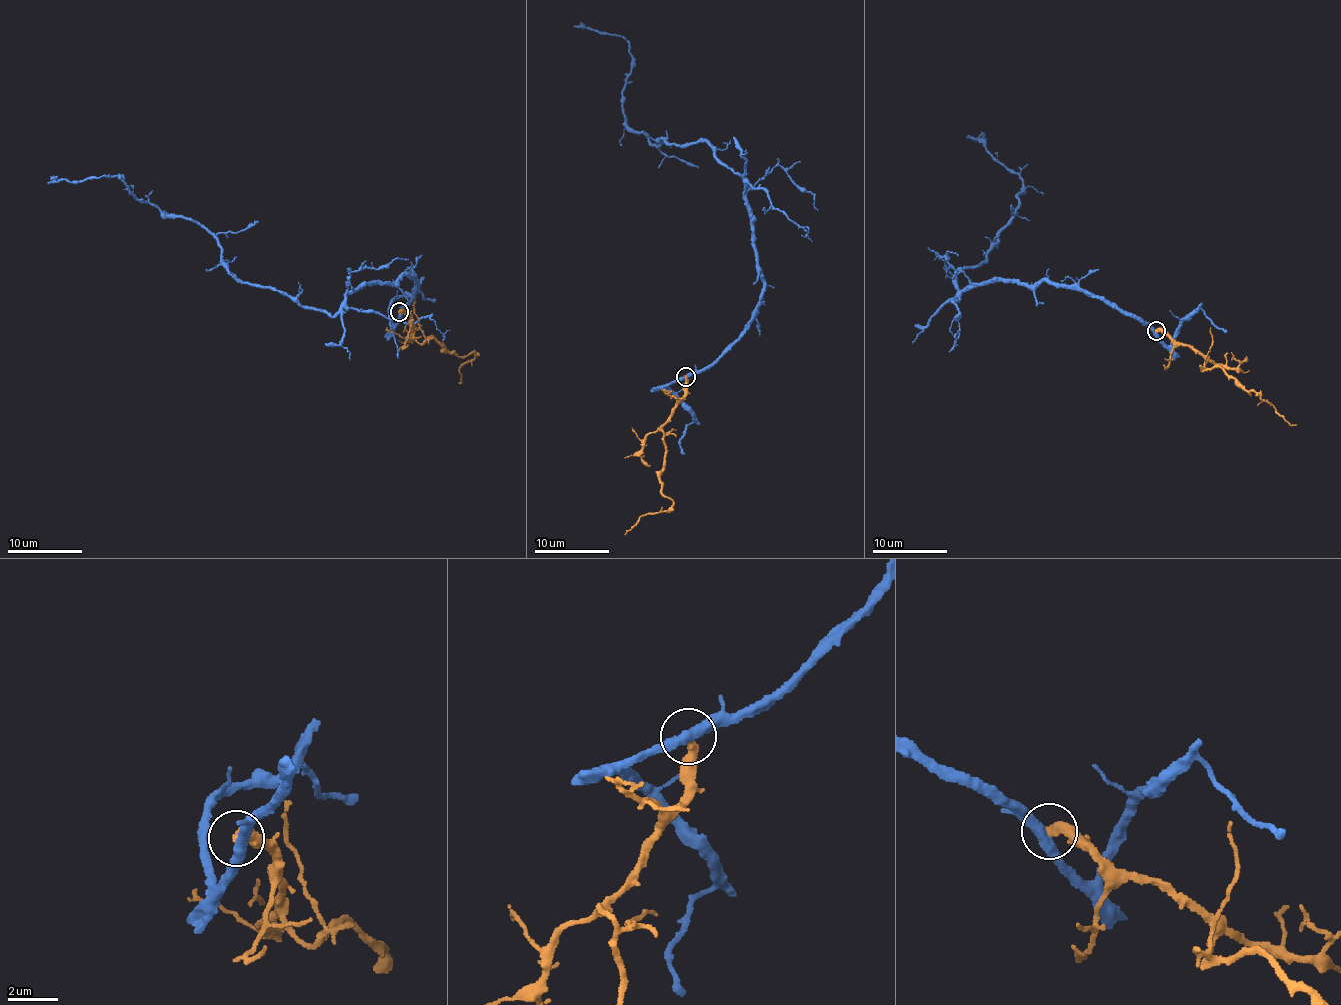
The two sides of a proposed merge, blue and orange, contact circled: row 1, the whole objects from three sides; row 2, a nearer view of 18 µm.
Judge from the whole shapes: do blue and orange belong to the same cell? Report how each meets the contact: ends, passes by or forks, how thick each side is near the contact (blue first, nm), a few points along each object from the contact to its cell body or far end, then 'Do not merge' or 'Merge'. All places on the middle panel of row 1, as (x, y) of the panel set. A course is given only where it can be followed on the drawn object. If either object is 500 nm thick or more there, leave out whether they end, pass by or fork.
At the ring blue passes by. At the ring orange ends. Thickness 400 nm (blue) against 400 nm. Course of blue: (685, 377), (740, 336), (762, 293), (746, 189), (705, 142), (657, 146), (629, 132), (628, 42), (574, 25). Course of orange: (685, 377), (686, 394), (659, 428), (665, 456), (662, 492), (672, 506), (643, 515), (623, 535). Do not merge

